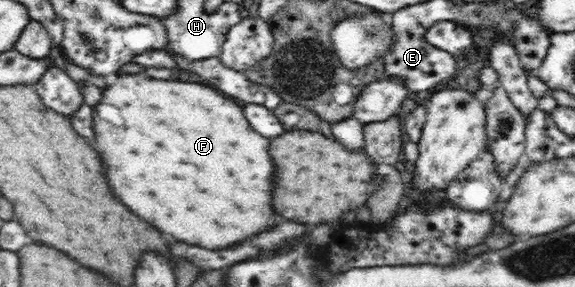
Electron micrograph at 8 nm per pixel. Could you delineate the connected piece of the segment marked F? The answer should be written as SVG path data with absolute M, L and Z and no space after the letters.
M141 75L119 76L117 83L105 91L105 99L95 109L95 131L99 135L95 149L101 153L101 157L109 165L109 179L111 179L115 193L123 199L123 203L127 203L133 211L137 211L139 217L143 217L151 225L159 227L159 231L169 233L175 239L191 243L191 245L199 245L199 247L207 247L207 249L229 249L255 235L261 235L261 233L277 227L277 213L273 211L273 159L269 159L271 139L257 135L257 131L253 131L253 127L249 127L243 107L239 103L235 103L233 99L221 95L219 91L199 85L199 83L159 81L159 79L147 79Z

